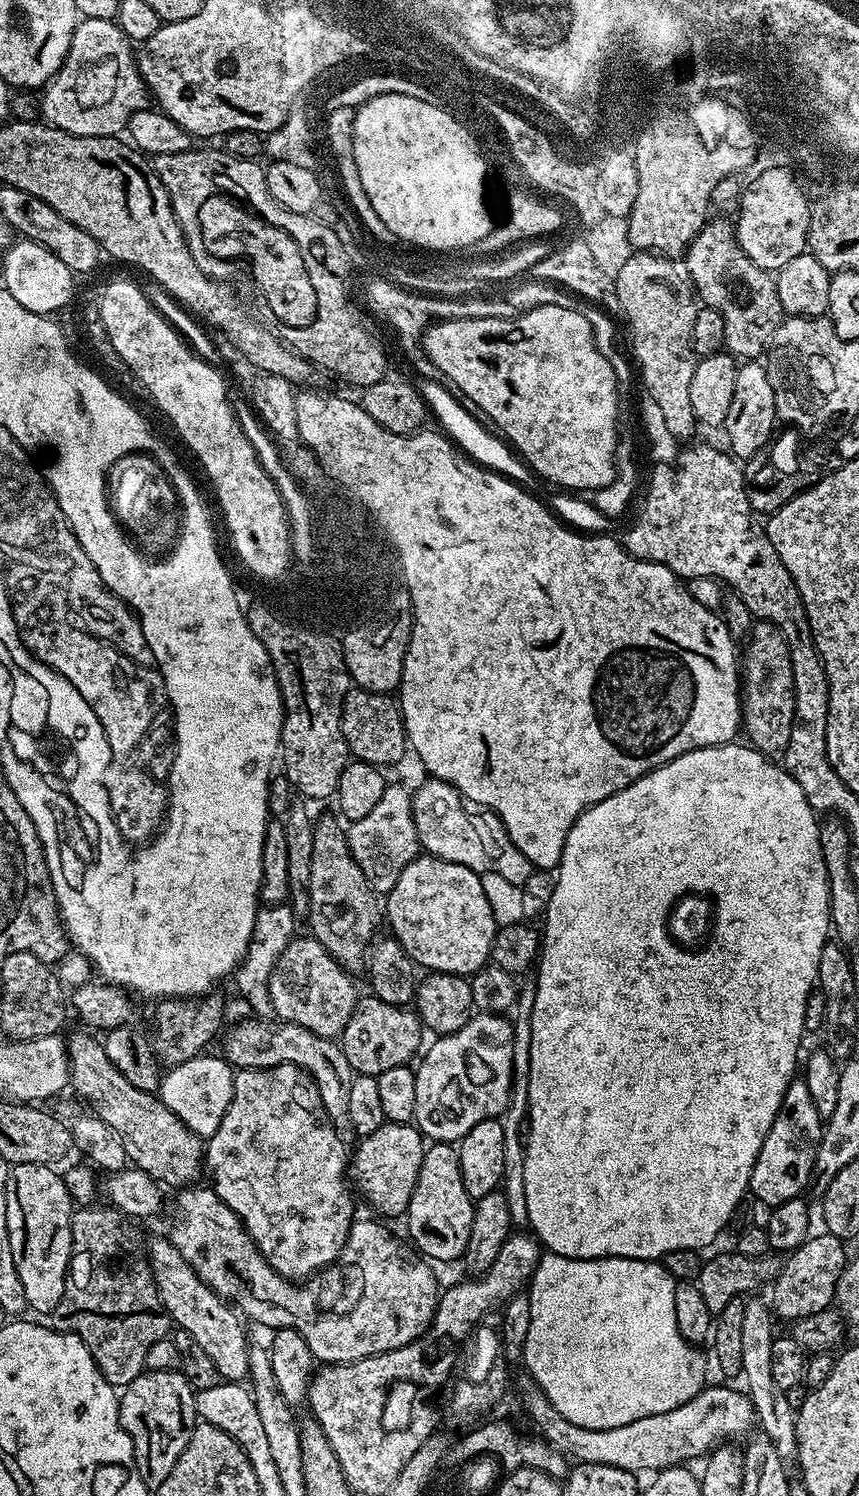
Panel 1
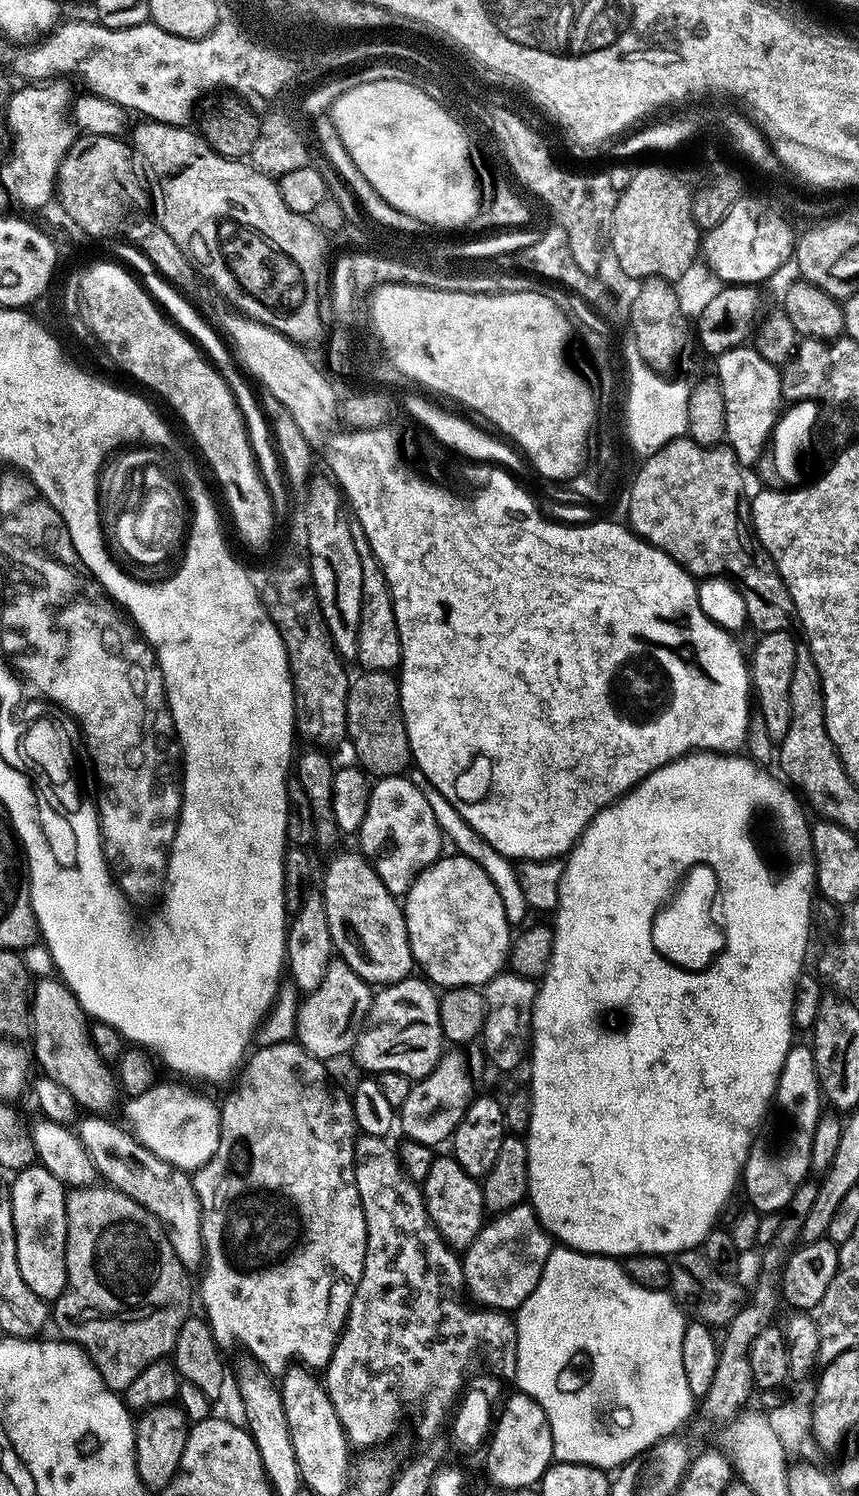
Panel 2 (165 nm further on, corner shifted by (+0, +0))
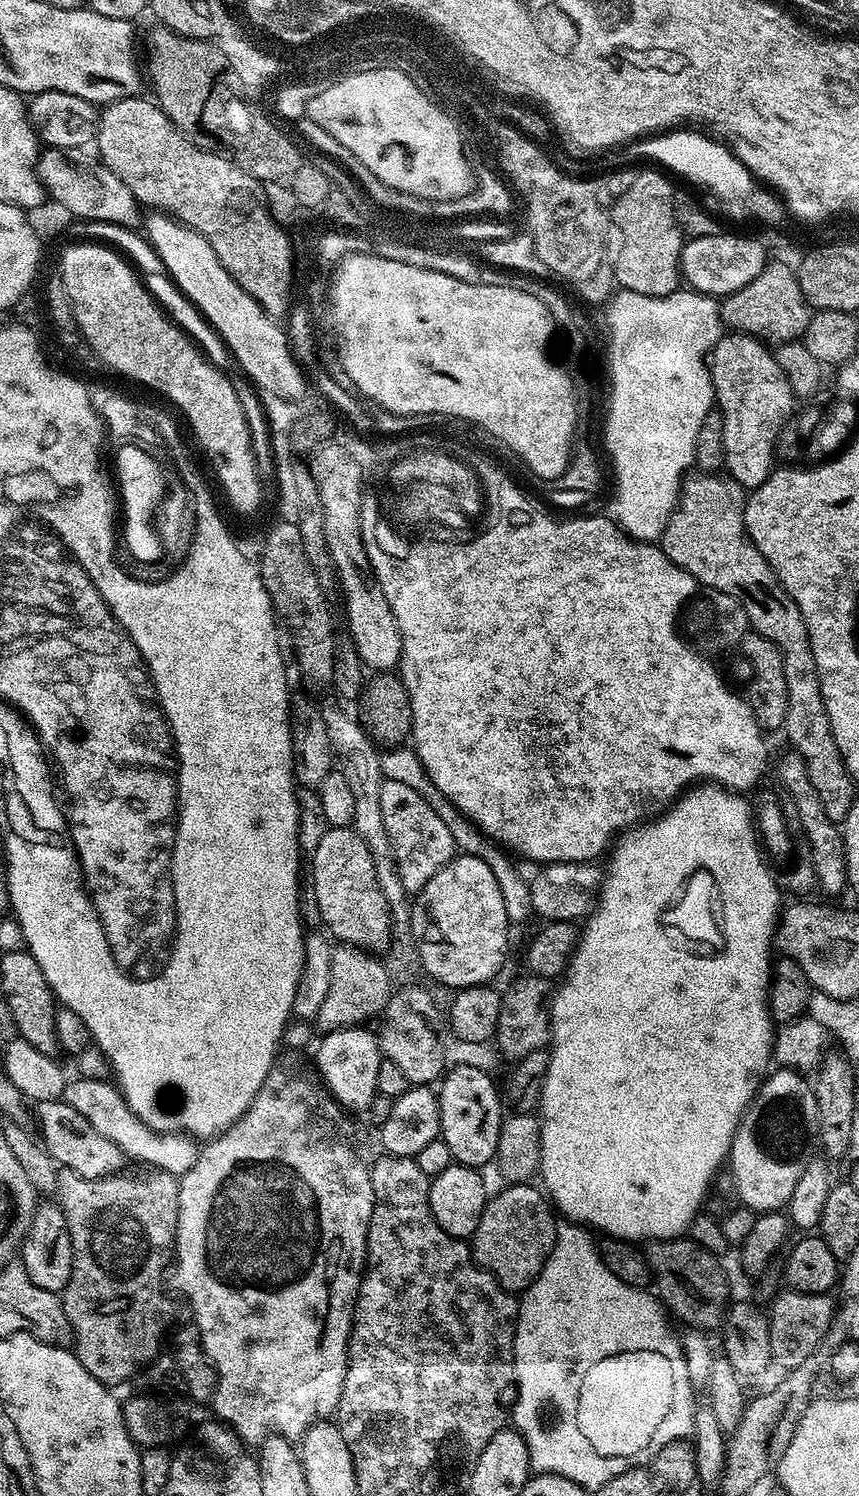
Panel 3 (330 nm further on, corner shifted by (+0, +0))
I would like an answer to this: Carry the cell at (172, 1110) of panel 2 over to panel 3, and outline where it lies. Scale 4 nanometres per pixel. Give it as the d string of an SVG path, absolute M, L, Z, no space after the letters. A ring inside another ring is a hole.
M73 1079L65 1087L62 1099L82 1118L86 1120L98 1132L114 1146L123 1150L125 1157L129 1161L141 1160L144 1164L149 1164L149 1169L158 1172L168 1172L177 1178L184 1176L196 1161L198 1155L198 1144L193 1137L180 1132L155 1132L149 1124L142 1123L132 1111L129 1110L128 1104L125 1103L124 1097L120 1095L119 1087L108 1080L82 1080Z

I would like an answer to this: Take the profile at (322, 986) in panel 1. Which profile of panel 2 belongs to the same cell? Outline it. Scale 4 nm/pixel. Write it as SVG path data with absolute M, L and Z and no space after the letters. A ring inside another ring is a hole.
M334 958L326 970L325 977L322 978L322 984L313 992L307 993L303 997L300 1008L295 1009L295 1043L301 1044L308 1053L314 1058L325 1062L332 1062L335 1056L351 1053L356 1035L360 1033L360 1027L364 1024L364 1015L368 1012L368 1007L372 1005L373 989L365 984L362 978L358 978L358 974L354 974L354 970L350 970L350 966L346 961Z

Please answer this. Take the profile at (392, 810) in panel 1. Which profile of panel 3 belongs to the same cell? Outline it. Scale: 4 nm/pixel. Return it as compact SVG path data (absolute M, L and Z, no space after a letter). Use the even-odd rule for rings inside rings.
M383 781L381 814L402 886L408 894L421 892L426 882L430 882L430 878L434 878L434 874L438 874L438 870L442 870L457 855L458 849L450 829L446 827L446 822L442 822L434 806L430 806L418 790L412 790L403 782Z

